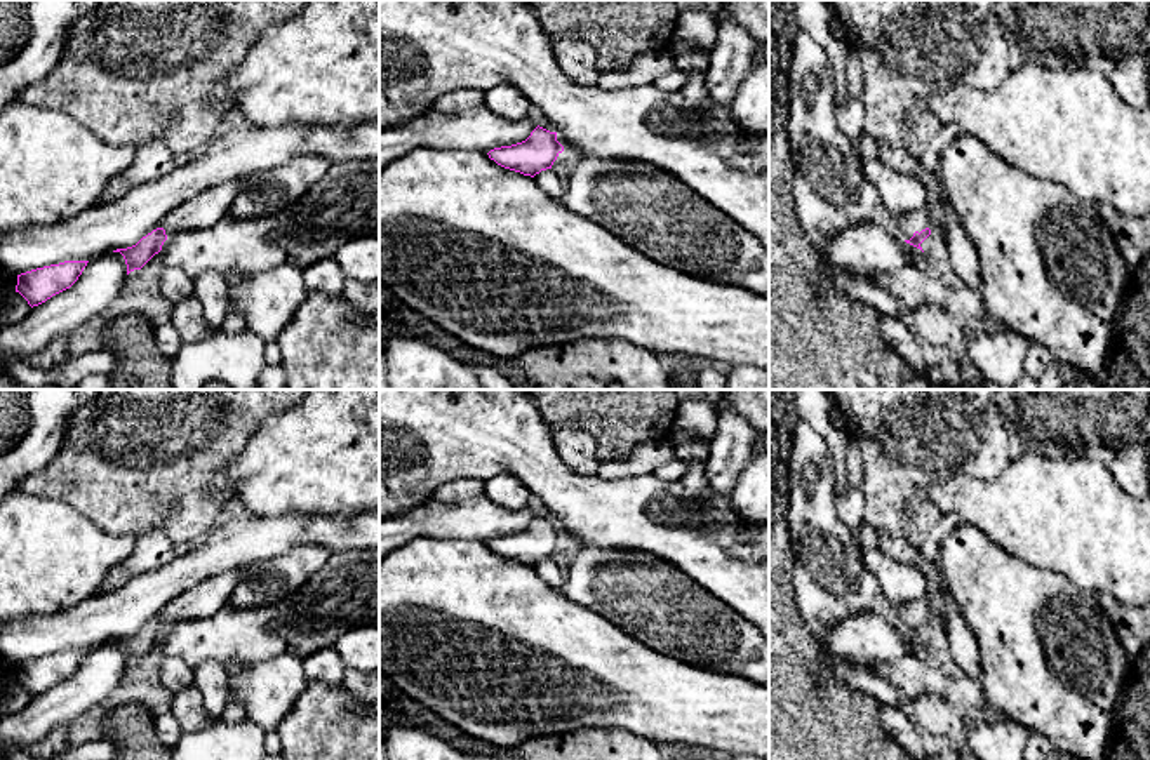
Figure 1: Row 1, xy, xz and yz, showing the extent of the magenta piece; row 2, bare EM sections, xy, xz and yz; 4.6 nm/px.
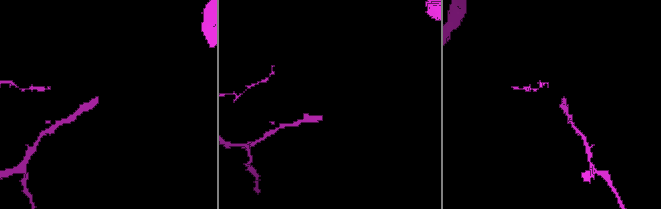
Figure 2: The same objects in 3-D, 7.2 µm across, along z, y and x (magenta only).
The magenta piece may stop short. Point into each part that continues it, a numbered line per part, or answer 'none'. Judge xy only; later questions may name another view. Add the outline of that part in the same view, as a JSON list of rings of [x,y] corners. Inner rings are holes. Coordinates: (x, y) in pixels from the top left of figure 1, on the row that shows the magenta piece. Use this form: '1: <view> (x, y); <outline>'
1: xy (211, 206); [[[238,177],[211,186],[209,190],[172,209],[160,221],[158,228],[164,228],[165,235],[170,237],[177,231],[209,228],[219,223],[226,216],[242,183],[244,177]]]

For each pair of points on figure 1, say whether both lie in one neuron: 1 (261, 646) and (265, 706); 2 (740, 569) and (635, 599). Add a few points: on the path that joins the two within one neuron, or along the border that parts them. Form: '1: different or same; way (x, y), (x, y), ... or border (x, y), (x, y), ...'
1: different; border (301, 660), (291, 654), (277, 654), (247, 665)
2: different; border (660, 559), (679, 567), (728, 606)

